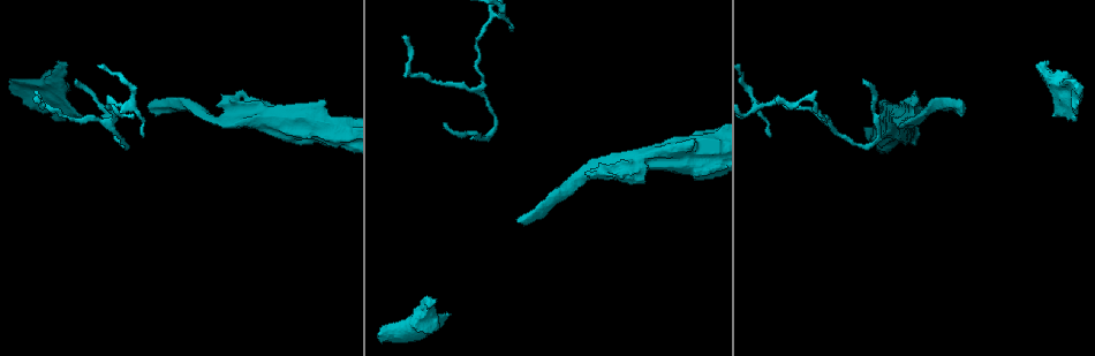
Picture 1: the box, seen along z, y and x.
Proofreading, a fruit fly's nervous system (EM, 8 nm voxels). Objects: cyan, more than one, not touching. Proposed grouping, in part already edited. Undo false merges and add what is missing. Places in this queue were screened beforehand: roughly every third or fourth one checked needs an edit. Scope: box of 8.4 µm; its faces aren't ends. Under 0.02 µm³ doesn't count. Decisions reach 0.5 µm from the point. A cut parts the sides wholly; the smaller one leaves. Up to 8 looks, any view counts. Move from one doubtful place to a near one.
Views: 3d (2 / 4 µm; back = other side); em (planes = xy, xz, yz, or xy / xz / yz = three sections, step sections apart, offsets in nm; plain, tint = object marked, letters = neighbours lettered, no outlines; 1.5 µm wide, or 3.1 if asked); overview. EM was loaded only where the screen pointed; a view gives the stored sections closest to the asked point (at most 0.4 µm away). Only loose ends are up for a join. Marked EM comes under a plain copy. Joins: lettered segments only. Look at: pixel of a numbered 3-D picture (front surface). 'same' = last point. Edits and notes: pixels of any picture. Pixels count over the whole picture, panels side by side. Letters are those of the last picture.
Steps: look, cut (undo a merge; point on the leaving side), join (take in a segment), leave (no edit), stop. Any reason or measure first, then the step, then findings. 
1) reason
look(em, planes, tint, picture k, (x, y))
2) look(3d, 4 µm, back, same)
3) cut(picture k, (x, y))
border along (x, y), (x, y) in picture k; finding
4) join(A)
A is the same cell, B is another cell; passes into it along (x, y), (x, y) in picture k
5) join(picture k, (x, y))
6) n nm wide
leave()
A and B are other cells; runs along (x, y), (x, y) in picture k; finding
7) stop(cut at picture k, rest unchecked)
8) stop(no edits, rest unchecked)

abrupt turn
look(3d, 2 µm, back, picture 1, (114, 116))

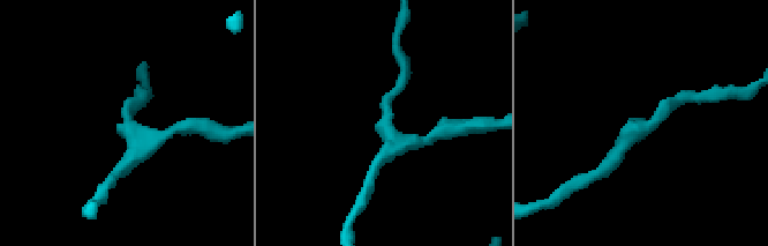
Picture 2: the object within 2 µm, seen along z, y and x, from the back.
now the EM
look(em, planes, letters, picture 2, (643, 127))

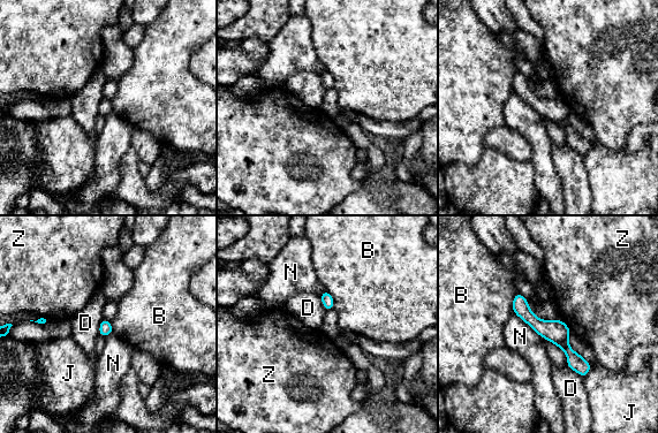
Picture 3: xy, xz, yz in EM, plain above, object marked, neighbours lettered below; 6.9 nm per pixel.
leave()
B, D, J, N and Z are other cells; border along (517, 293), (512, 303), (513, 312) in picture 3; continuous, no second neuron

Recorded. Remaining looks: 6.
branch stops here
look(3d, 2 µm, picture 1, (778, 95))

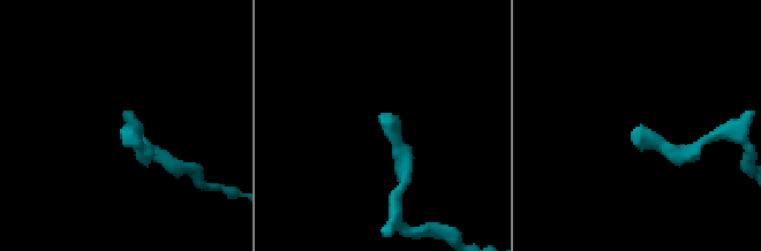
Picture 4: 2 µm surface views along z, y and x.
now the EM
look(em, 3.1 µm, xz, step 8, letters, picture 4, (379, 116))

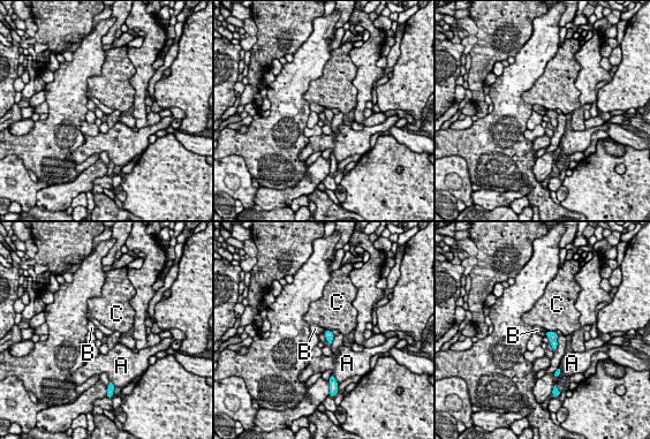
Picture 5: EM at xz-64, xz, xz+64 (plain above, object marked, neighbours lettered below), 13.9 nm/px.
120 nm wide
leave()
A, B and C are other cells; border along (548, 331), (545, 335) in picture 5; no lettered segment goes on from it

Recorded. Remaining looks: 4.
an open end
look(em, planes, tint, picture 1, (519, 222))

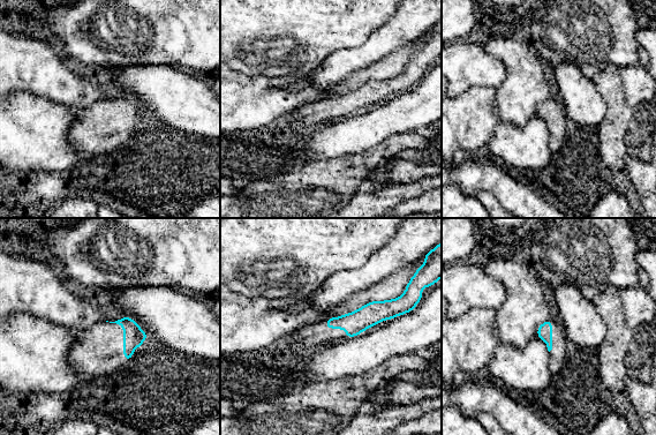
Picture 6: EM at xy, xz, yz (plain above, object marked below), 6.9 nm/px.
look(em, planes, letters, same)

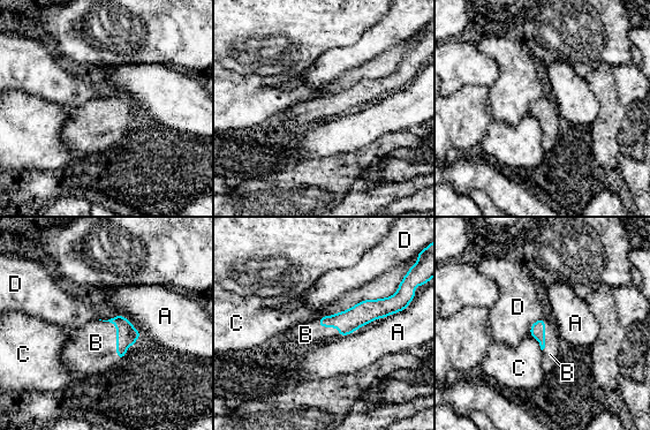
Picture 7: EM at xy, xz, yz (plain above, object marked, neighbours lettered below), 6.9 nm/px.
join(picture 7, (96, 342))
B is the same cell, A, C and D are other cells; the neuron continues

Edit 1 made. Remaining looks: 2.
stop(join at picture 7, rest unchecked)

